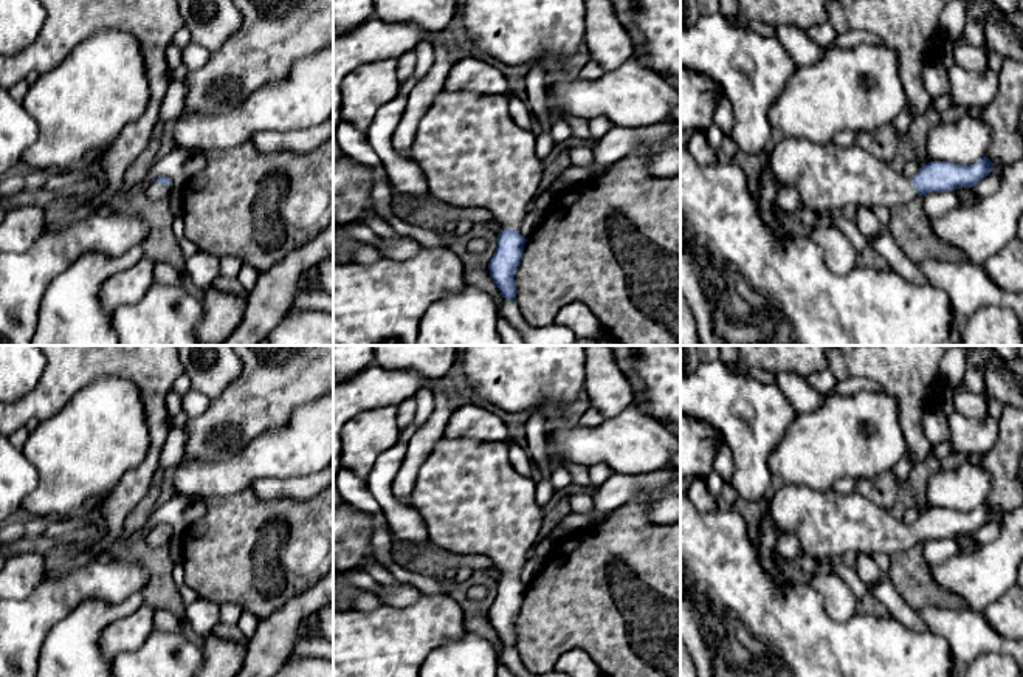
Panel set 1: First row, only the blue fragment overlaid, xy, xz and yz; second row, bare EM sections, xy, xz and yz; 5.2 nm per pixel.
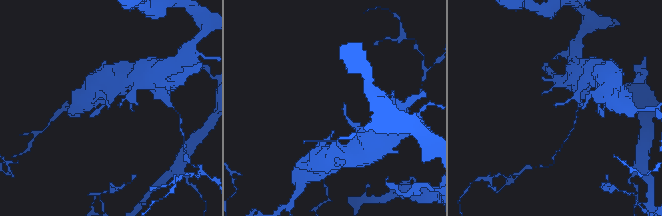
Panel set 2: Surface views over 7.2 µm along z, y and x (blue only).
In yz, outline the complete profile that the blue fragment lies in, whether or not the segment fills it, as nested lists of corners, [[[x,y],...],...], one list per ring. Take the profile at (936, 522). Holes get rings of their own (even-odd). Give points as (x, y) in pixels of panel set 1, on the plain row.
[[[797,485],[775,486],[767,507],[777,530],[792,531],[800,542],[801,552],[823,567],[826,567],[834,556],[843,553],[887,553],[891,556],[928,539],[972,534],[986,525],[995,513],[987,503],[969,513],[949,508],[930,508],[922,513],[913,525],[908,525],[902,519],[896,519],[890,510],[877,507],[856,491],[851,494],[839,494],[832,488],[818,491]]]

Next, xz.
[[[443,437],[417,473],[409,505],[423,519],[434,547],[456,555],[485,555],[501,572],[502,578],[498,581],[498,593],[488,617],[501,643],[515,649],[515,620],[527,589],[518,576],[538,542],[542,507],[536,503],[533,480],[510,465],[508,446],[510,440],[476,442]]]

